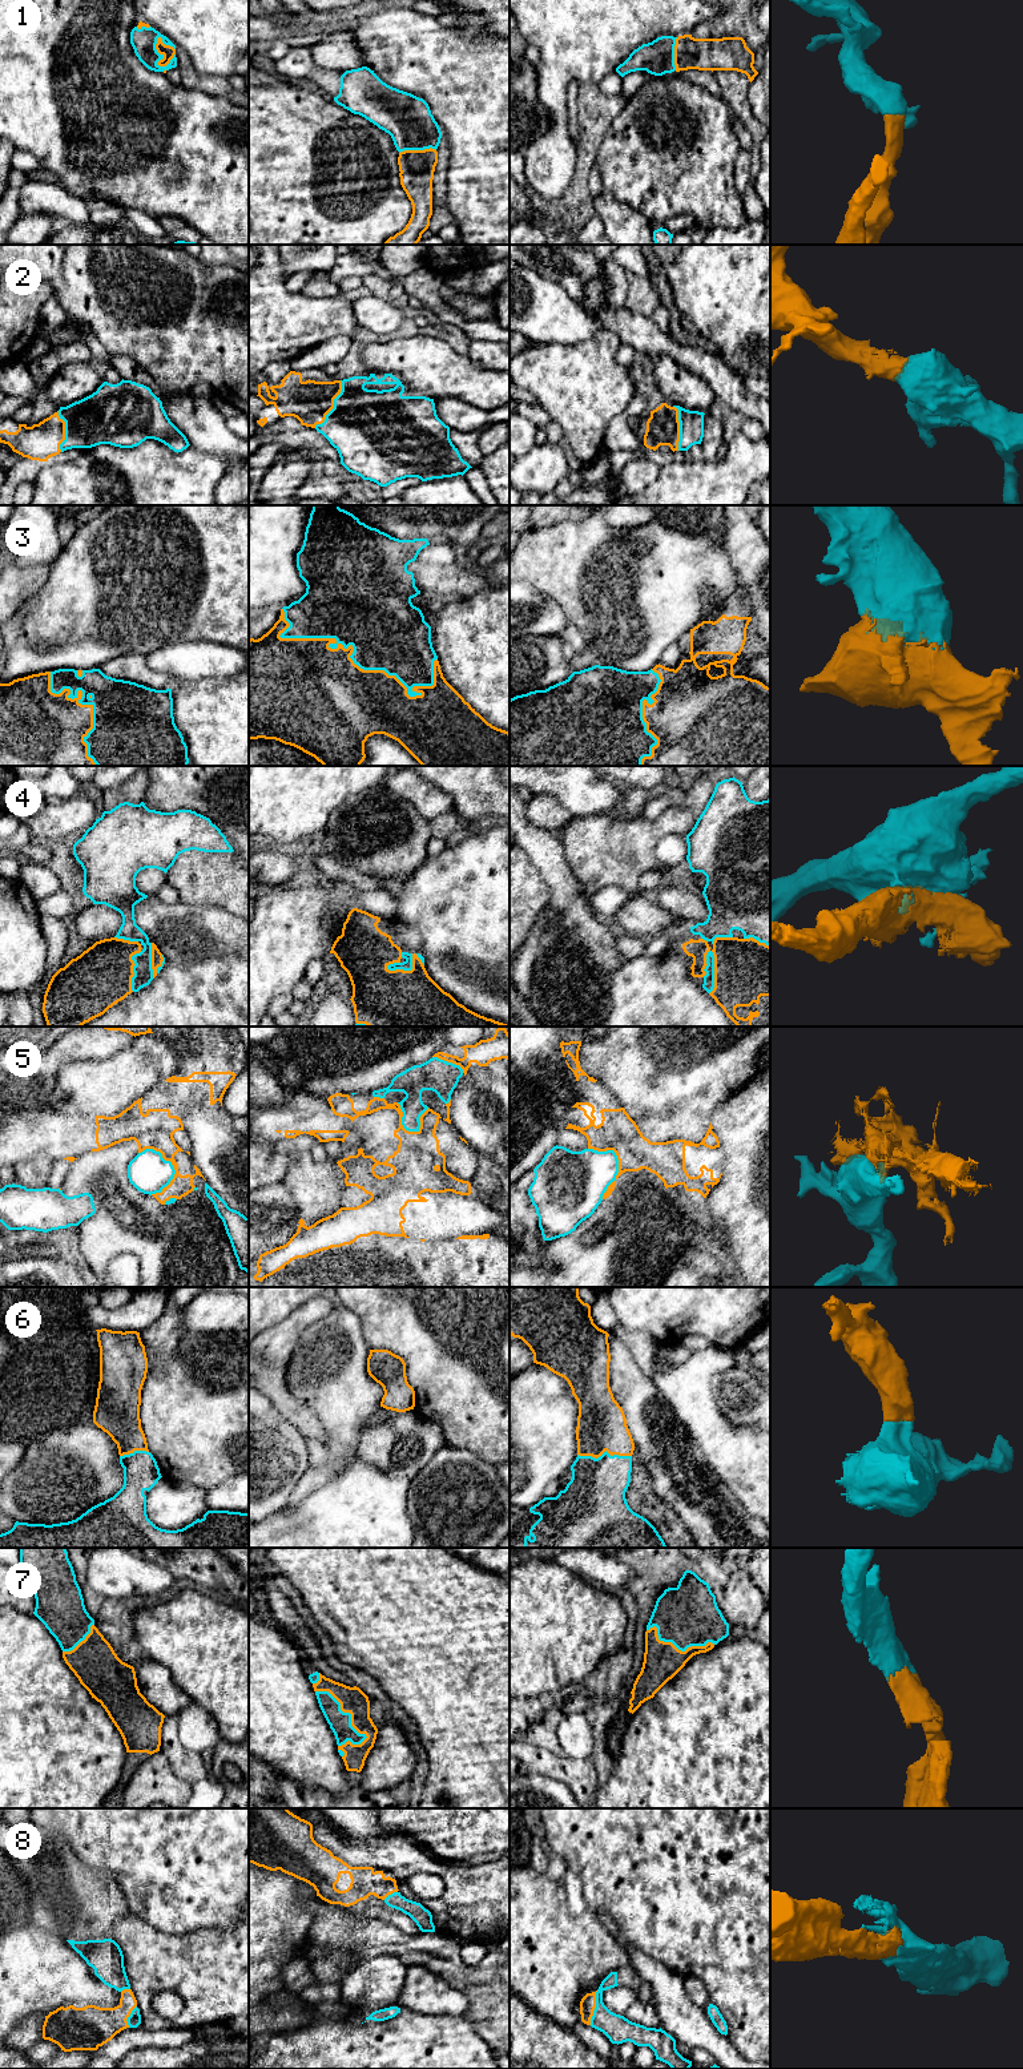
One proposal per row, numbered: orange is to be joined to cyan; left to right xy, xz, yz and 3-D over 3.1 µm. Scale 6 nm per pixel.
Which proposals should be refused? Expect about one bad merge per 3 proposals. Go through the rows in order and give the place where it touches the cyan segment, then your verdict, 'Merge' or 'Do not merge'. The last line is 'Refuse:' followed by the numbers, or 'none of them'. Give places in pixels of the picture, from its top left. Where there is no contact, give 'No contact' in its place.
1: Touches cyan at xy (161, 55). Merge
2: Touches cyan at xz (334, 406). Merge
3: Touches cyan at xz (353, 652). Merge
4: Touches cyan at yz (713, 972). Do not merge
5: Touches cyan at xy (173, 1169). Do not merge
6: Touches cyan at yz (604, 1452). Merge
7: Touches cyan at xz (347, 1713). Merge
8: Touches cyan at yz (595, 2008). Merge
Refuse: 4, 5

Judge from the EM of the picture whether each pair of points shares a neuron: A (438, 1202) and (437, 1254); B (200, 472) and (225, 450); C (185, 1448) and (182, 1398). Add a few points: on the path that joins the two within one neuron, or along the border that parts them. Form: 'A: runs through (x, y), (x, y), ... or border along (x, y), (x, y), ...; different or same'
A: border along (467, 1238), (426, 1241); different
B: border along (190, 444), (216, 455), (226, 468); different
C: runs through (185, 1436), (185, 1410); same

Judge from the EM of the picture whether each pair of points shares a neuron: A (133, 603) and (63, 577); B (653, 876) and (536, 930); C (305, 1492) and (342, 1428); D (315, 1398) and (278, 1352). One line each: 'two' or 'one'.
A: one
B: two
C: one
D: two

